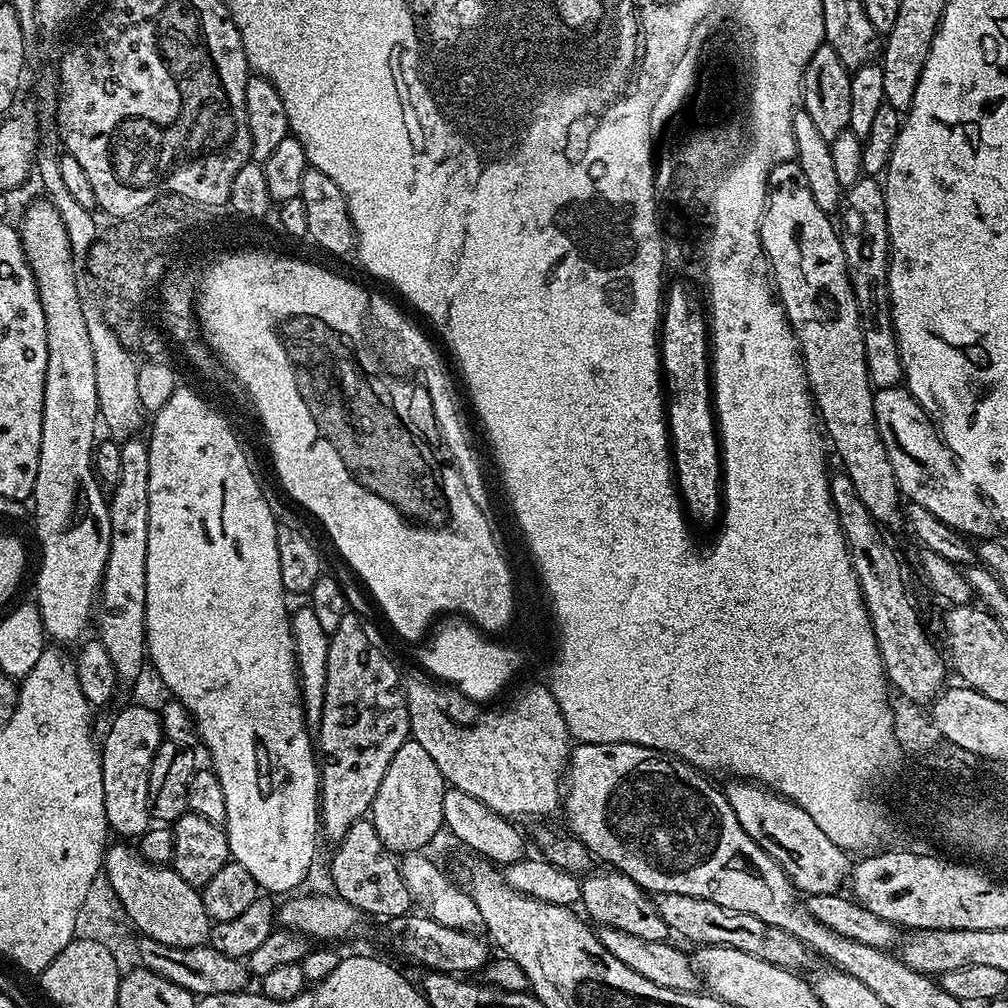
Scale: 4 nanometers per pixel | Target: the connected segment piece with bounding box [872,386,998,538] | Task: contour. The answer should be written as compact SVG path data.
M907 387L878 388L873 391L874 422L886 446L890 466L894 466L894 478L905 501L923 506L946 526L965 537L988 538L997 531L998 521L992 505L981 496L976 487L964 477L956 458L944 445L939 431L927 412L909 394Z

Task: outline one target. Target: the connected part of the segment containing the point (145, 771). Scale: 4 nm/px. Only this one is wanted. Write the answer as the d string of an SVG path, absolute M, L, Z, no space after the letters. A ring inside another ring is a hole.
M144 704L124 708L112 720L104 740L99 745L102 766L102 794L106 802L106 822L117 837L139 838L150 827L150 766L158 746L165 739L160 725L160 712Z

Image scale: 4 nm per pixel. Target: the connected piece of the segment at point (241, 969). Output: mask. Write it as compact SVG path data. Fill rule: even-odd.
M143 937L139 943L142 966L151 970L152 973L161 974L162 978L174 982L184 990L188 990L192 995L201 998L206 995L228 994L243 991L249 984L250 973L247 965L239 958L229 957L217 951L209 944L203 944L198 947L182 948L166 946L157 940Z

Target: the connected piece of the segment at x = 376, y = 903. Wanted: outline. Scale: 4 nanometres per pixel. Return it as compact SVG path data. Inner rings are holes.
M369 819L359 820L350 826L350 830L337 843L336 848L338 850L328 864L335 895L340 896L346 902L350 902L362 914L368 915L369 917L372 915L393 918L395 916L407 915L411 911L410 906L413 907L414 901L412 895L406 888L405 880L400 874L399 865L387 852L385 845L375 830L375 826Z

